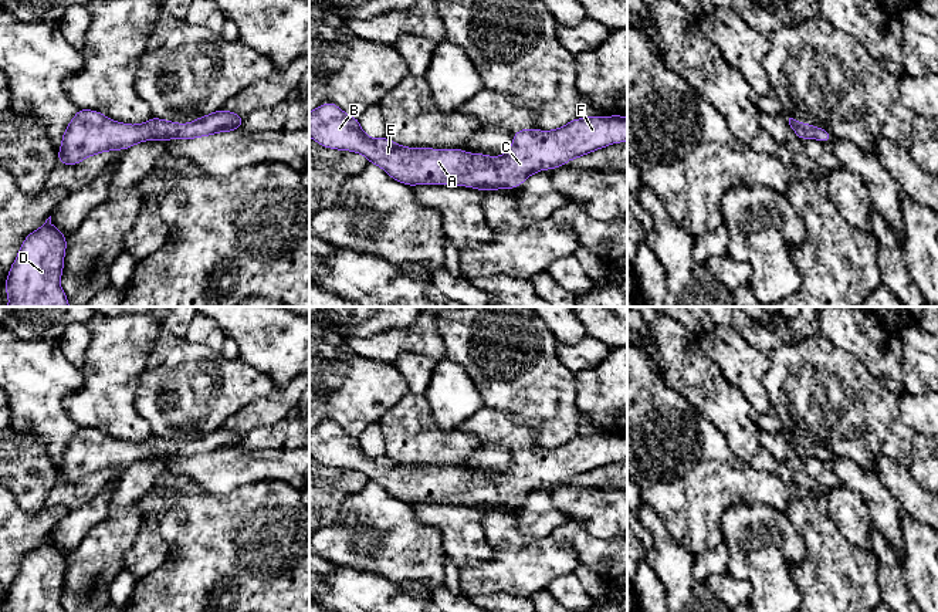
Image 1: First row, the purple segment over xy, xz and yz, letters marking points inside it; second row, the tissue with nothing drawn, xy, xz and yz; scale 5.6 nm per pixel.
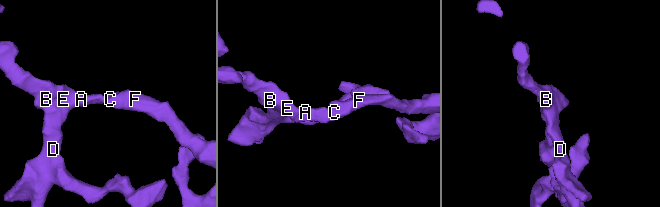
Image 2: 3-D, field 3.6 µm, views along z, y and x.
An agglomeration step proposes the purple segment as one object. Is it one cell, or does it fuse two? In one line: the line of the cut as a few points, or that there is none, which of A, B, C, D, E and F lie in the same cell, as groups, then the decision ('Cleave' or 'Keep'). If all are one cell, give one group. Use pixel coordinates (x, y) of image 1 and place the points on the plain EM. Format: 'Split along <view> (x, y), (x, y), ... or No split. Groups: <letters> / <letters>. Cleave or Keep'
No split. Groups: A B C D E F. Keep

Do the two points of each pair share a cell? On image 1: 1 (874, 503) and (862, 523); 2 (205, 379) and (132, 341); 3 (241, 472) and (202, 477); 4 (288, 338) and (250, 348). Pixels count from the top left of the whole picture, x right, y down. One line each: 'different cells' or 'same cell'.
1: different cells
2: different cells
3: same cell
4: same cell

